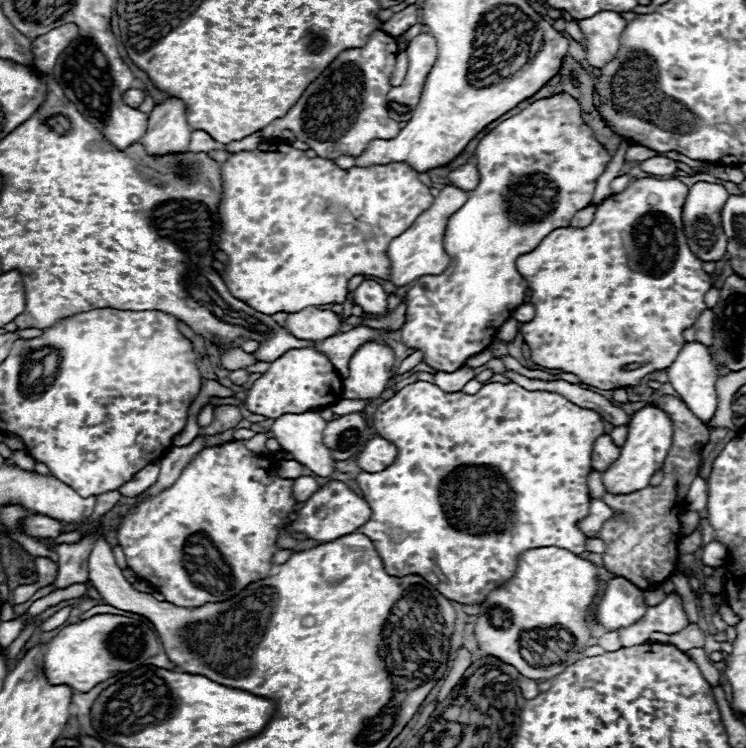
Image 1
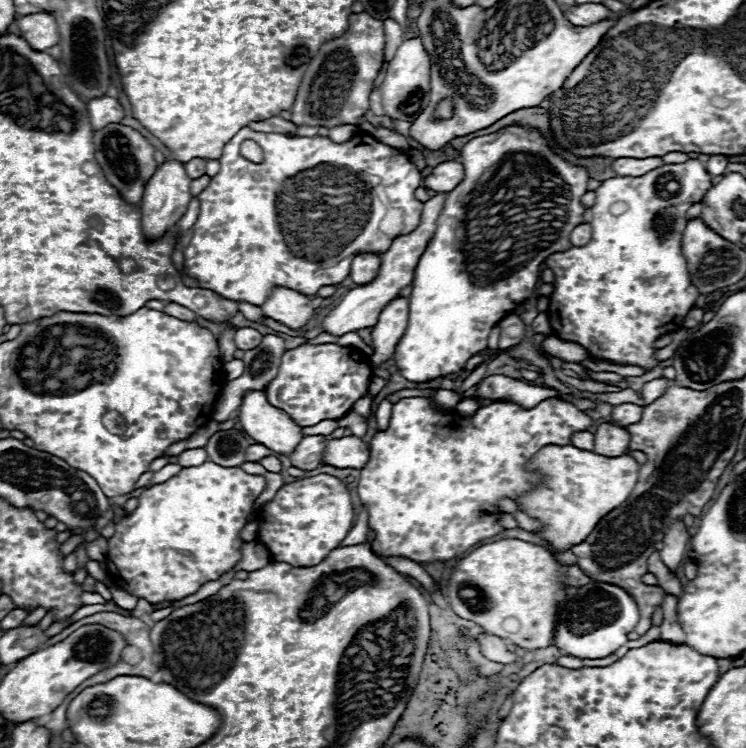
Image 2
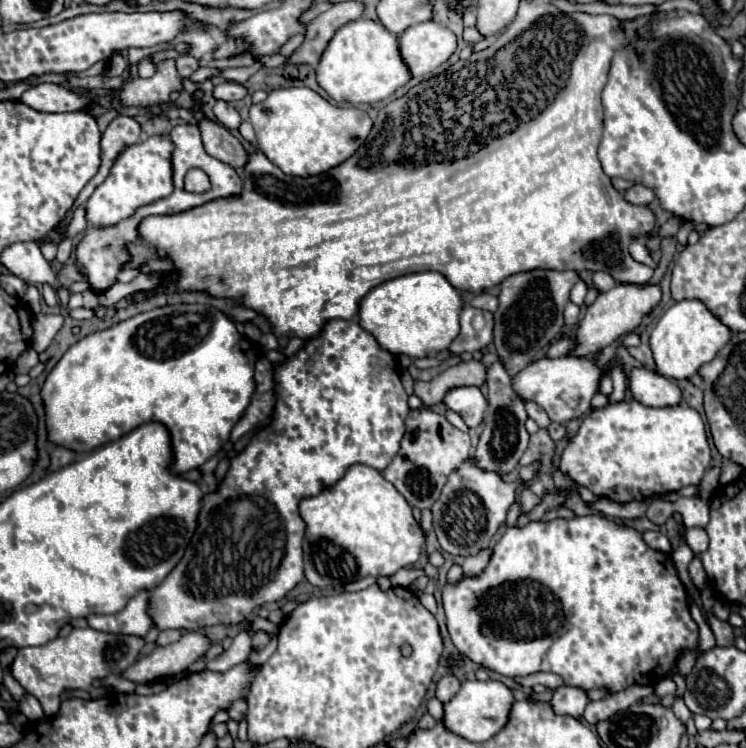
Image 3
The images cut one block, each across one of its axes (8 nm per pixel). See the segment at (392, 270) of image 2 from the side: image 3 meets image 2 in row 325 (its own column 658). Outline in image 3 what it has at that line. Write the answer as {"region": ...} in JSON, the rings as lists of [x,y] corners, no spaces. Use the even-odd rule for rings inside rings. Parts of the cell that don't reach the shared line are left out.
{"region":[[[698,300],[676,302],[658,320],[650,336],[650,348],[656,362],[656,374],[674,380],[688,380],[698,374],[698,368],[710,360],[726,346],[730,340],[730,330],[710,314],[710,310]]]}

